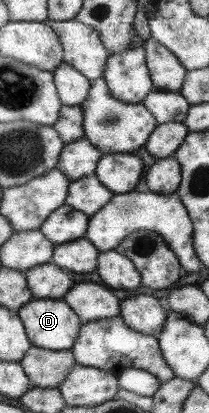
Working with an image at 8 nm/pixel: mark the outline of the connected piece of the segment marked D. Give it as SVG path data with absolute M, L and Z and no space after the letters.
M32 298L16 311L30 345L68 351L76 342L81 321L62 299Z

